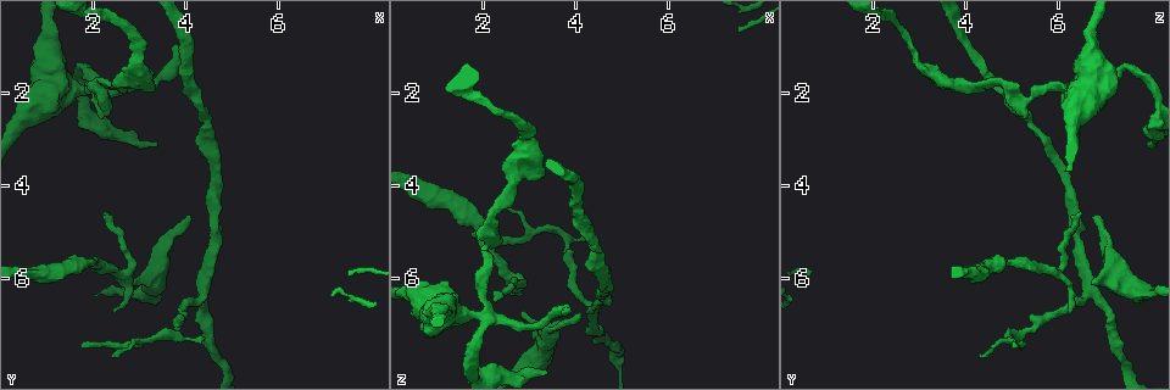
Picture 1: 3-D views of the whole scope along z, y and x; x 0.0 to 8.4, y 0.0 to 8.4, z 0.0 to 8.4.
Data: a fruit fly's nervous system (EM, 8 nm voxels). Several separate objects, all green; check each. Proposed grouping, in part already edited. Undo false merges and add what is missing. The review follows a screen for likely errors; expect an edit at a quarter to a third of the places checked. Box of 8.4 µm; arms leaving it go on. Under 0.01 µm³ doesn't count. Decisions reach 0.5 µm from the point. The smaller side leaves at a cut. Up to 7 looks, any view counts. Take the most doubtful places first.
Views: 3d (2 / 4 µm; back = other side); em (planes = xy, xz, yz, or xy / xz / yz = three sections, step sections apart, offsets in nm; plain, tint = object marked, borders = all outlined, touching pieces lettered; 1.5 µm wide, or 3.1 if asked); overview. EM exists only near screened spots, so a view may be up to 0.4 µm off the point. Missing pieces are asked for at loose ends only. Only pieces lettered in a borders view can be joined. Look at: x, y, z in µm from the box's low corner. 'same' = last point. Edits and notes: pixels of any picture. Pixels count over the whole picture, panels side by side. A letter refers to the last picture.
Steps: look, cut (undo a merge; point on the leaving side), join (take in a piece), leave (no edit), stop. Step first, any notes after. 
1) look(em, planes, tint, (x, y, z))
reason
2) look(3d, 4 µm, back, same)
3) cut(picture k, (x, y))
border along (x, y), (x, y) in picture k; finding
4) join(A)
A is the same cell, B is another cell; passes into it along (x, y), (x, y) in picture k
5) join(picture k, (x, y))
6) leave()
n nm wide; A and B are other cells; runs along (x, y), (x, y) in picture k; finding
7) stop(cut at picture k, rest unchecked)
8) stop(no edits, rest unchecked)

look(em, planes, borders, (4.05, 4.60, 6.80))
tapers out

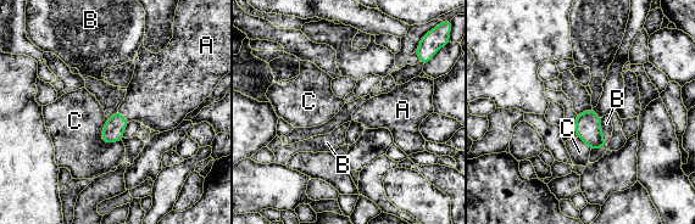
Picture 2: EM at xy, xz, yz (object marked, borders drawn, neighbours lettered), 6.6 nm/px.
join(A)
C touches over 190 nm; A is the same cell, B and C are other cells; passes into it along (114, 129), (121, 116), (154, 98) in picture 2; the neuron continues

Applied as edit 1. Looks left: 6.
look(overview)
redraw

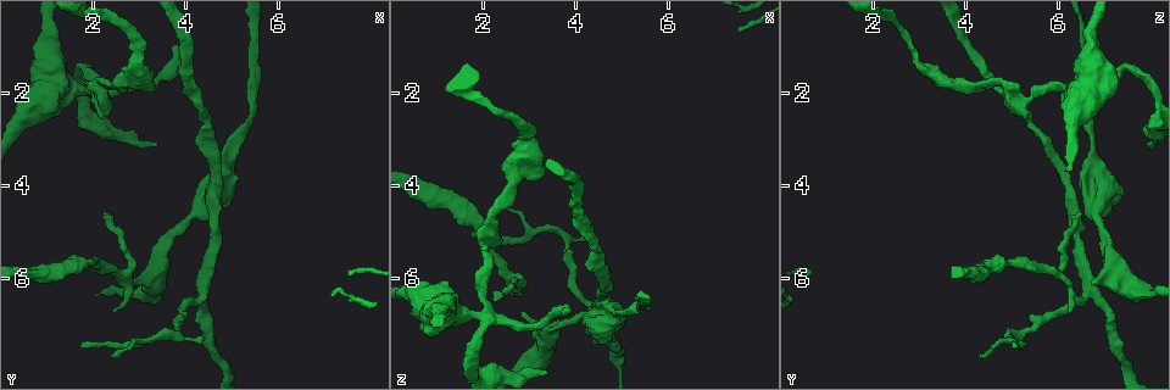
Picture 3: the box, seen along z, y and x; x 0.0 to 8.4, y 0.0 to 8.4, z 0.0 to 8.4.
look(em, planes, plain, (2.30, 4.60, 6.55))
branch stops here

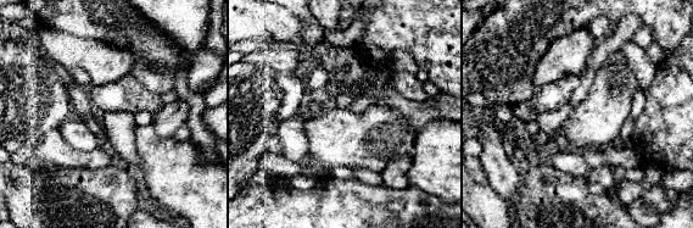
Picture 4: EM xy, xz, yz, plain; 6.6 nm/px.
look(em, planes, borders, same)

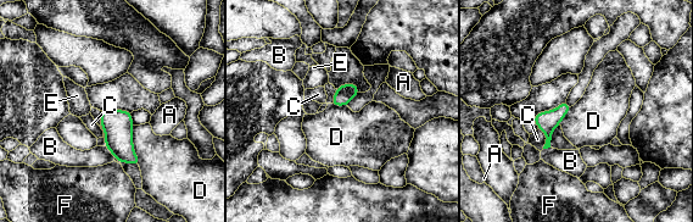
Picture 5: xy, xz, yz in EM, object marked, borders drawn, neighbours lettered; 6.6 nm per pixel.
leave()
D touches over 260 nm; A, B, C, D, E and F are other cells; no lettered piece goes on from it

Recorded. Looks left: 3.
look(3d, 4 µm, (1.75, 7.50, 5.05))
branch stops here

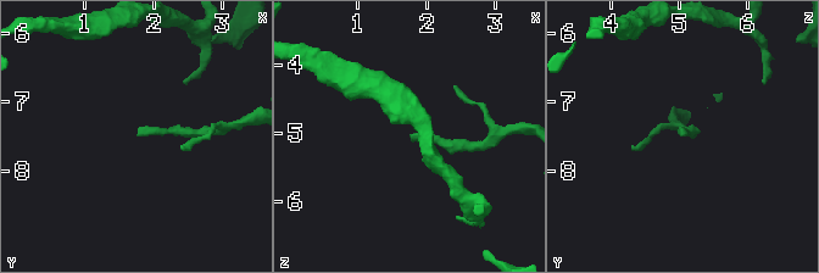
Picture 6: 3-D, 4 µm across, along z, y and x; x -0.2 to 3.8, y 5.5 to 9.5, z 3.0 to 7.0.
look(em, xy, step 8, borders, (1.70, 7.45, 5.00))
need the tissue

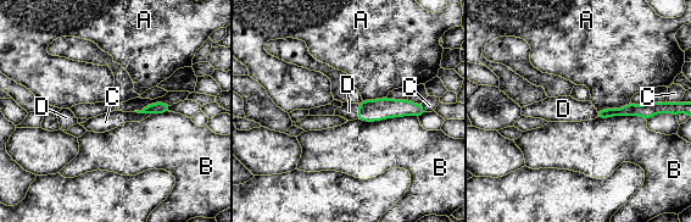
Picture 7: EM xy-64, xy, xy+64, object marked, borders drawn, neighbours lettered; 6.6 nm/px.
join(D)
D is the same cell, A, B and C are other cells; the neuron continues

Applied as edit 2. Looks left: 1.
stop(join at picture 2, join at picture 7, rest unchecked)

